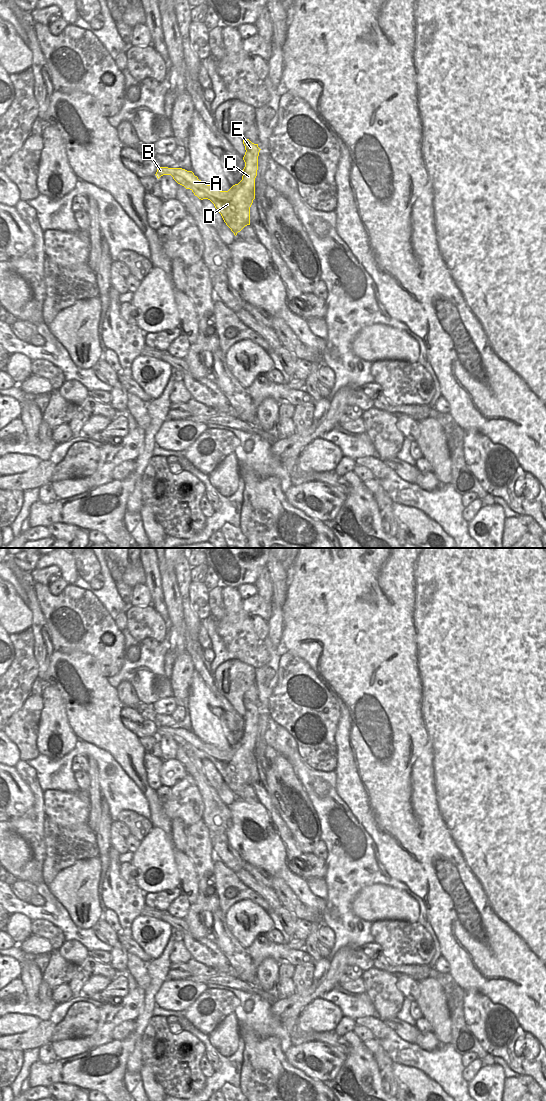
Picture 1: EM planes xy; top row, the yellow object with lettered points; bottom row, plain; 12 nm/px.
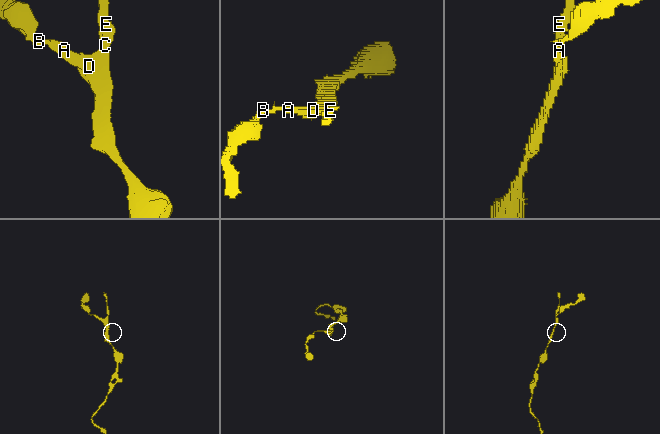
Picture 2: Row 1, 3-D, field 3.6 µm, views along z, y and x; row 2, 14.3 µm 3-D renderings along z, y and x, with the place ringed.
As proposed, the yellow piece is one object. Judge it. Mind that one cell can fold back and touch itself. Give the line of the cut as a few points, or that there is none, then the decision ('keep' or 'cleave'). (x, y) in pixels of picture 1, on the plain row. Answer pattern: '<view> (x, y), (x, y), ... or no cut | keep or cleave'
no cut | keep

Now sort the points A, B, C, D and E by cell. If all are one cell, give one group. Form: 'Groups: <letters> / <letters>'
Groups: A B C D E

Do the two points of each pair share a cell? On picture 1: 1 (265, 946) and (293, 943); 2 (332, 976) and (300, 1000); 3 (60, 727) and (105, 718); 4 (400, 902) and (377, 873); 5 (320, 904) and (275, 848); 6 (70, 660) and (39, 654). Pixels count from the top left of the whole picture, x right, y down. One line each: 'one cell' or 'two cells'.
1: one cell
2: one cell
3: two cells
4: two cells
5: one cell
6: two cells

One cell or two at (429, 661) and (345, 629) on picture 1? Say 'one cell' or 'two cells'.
one cell

